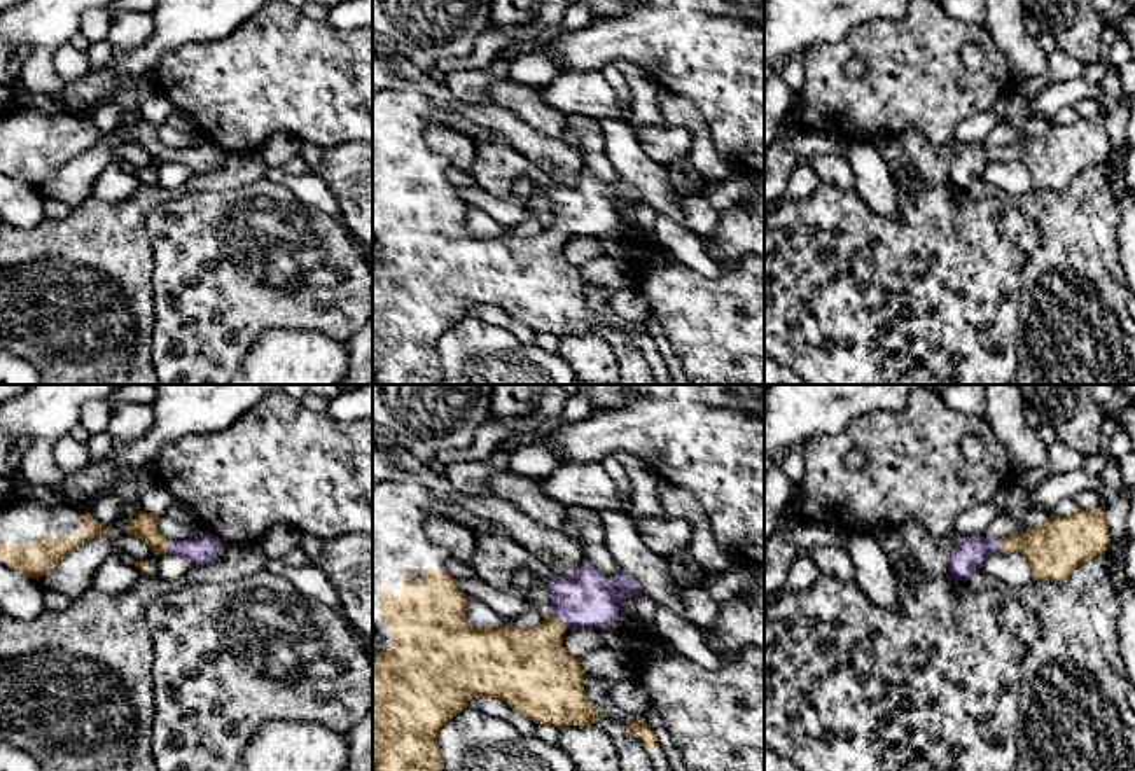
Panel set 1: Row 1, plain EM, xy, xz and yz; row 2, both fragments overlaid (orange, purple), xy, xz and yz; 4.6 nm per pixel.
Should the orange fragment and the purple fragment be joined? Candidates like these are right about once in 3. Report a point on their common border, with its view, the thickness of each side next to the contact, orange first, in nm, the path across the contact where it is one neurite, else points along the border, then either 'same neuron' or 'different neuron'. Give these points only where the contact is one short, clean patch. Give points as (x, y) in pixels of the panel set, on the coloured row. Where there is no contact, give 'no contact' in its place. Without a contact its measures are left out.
meets orange in xz at (558, 621); 360 nm thick on the orange side, 260 nm on the other; runs through xz (529, 666), (558, 621), (577, 602), (588, 600); same neuron

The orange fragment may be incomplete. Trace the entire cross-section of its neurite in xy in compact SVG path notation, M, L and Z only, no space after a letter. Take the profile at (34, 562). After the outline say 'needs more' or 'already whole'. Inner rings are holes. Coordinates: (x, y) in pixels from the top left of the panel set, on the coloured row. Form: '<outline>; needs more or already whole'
M9 498L0 504L0 565L38 580L100 533L117 537L94 517L93 507Z; needs more

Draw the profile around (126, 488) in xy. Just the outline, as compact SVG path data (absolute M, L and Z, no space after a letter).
M124 472L119 477L119 483L112 490L110 497L122 500L122 512L119 517L108 526L108 531L121 535L126 533L128 524L138 516L138 493L136 493L136 474Z

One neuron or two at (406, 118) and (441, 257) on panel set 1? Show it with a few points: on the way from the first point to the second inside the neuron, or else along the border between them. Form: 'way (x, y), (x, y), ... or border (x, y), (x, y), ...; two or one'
way (406, 152), (406, 203), (418, 222); one

